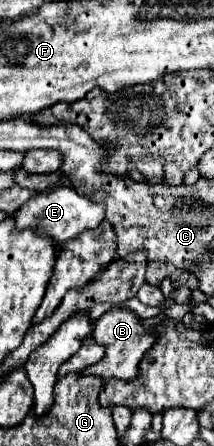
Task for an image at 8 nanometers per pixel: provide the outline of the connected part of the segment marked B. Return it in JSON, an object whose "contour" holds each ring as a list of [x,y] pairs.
{"contour":[[[113,308],[111,312],[103,314],[99,320],[95,320],[95,330],[93,330],[93,338],[99,344],[107,346],[105,356],[83,370],[83,374],[97,374],[103,380],[107,378],[119,378],[119,380],[133,380],[139,372],[139,360],[143,358],[143,354],[155,344],[157,340],[157,326],[145,326],[143,318],[137,316],[133,310],[129,308]]]}

